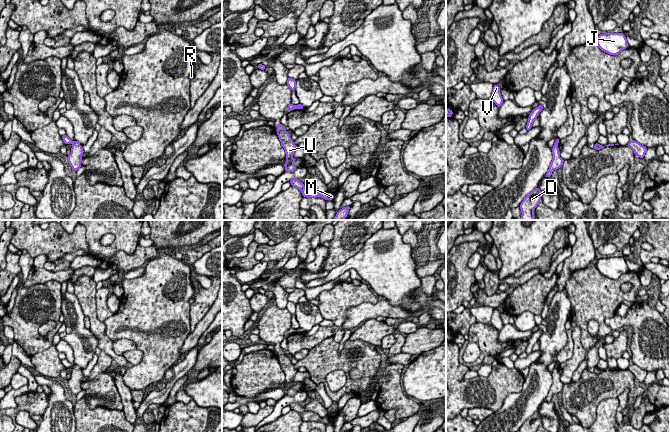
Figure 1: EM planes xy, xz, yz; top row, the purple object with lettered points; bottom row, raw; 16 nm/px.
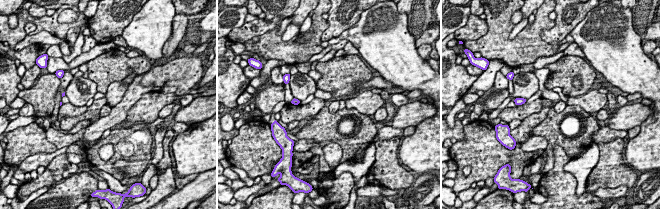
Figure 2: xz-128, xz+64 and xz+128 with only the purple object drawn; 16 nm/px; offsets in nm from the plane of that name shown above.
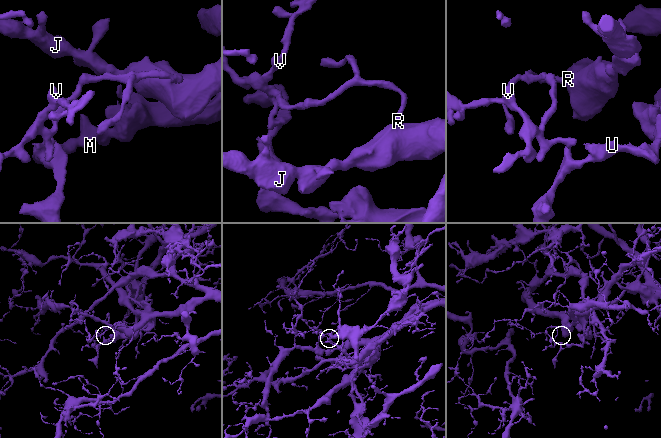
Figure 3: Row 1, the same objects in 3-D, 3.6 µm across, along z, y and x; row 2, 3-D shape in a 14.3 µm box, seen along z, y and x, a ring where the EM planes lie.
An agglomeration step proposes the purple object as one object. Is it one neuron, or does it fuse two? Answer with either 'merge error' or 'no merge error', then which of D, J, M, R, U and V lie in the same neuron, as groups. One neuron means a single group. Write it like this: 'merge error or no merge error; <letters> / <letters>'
merge error; D M U / J R V

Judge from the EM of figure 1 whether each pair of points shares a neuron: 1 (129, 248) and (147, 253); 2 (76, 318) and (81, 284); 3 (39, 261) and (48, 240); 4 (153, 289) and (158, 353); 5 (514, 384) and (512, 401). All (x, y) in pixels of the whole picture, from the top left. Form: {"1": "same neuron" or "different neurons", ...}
{"1": "different neurons", "2": "different neurons", "3": "different neurons", "4": "same neuron", "5": "different neurons"}

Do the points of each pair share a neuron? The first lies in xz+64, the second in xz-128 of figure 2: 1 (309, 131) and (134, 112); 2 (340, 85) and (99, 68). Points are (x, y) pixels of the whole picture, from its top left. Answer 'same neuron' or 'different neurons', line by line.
1: different neurons
2: same neuron

